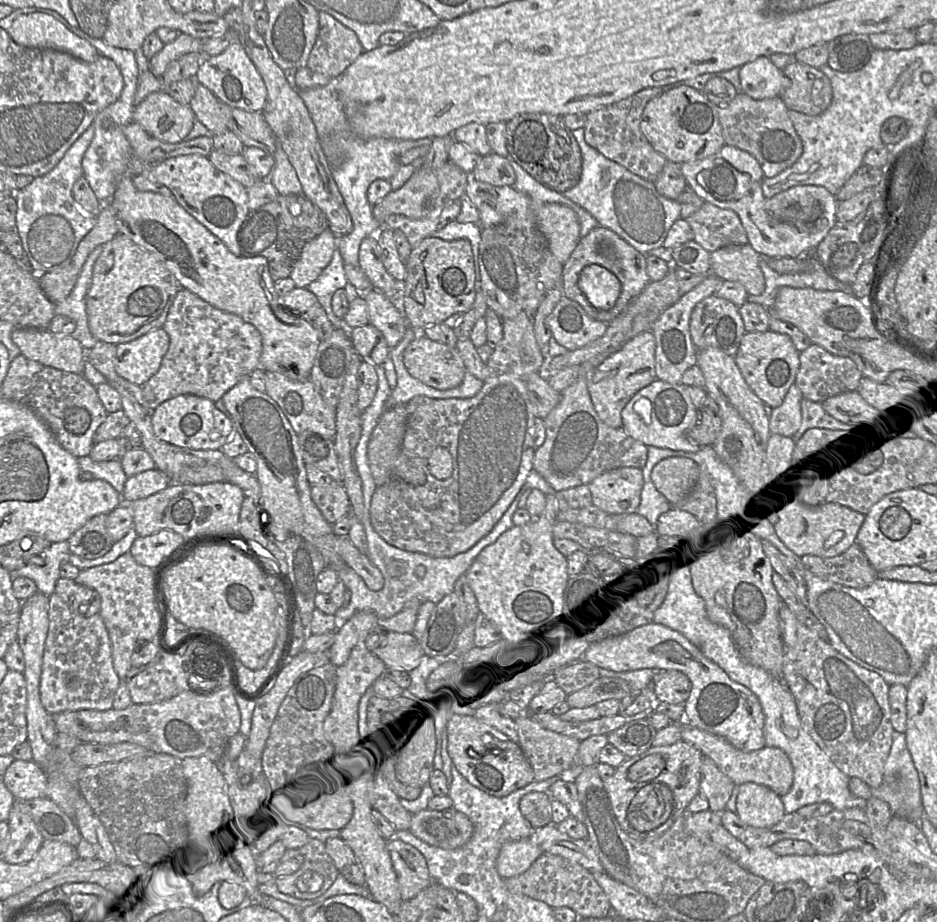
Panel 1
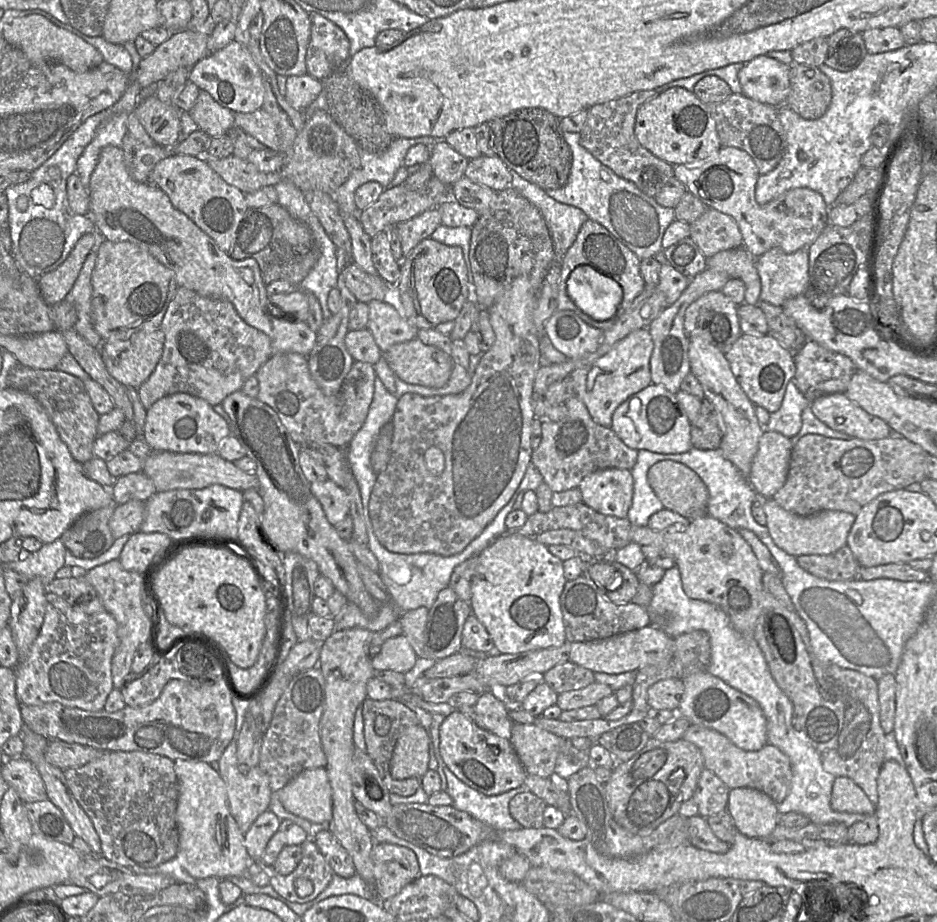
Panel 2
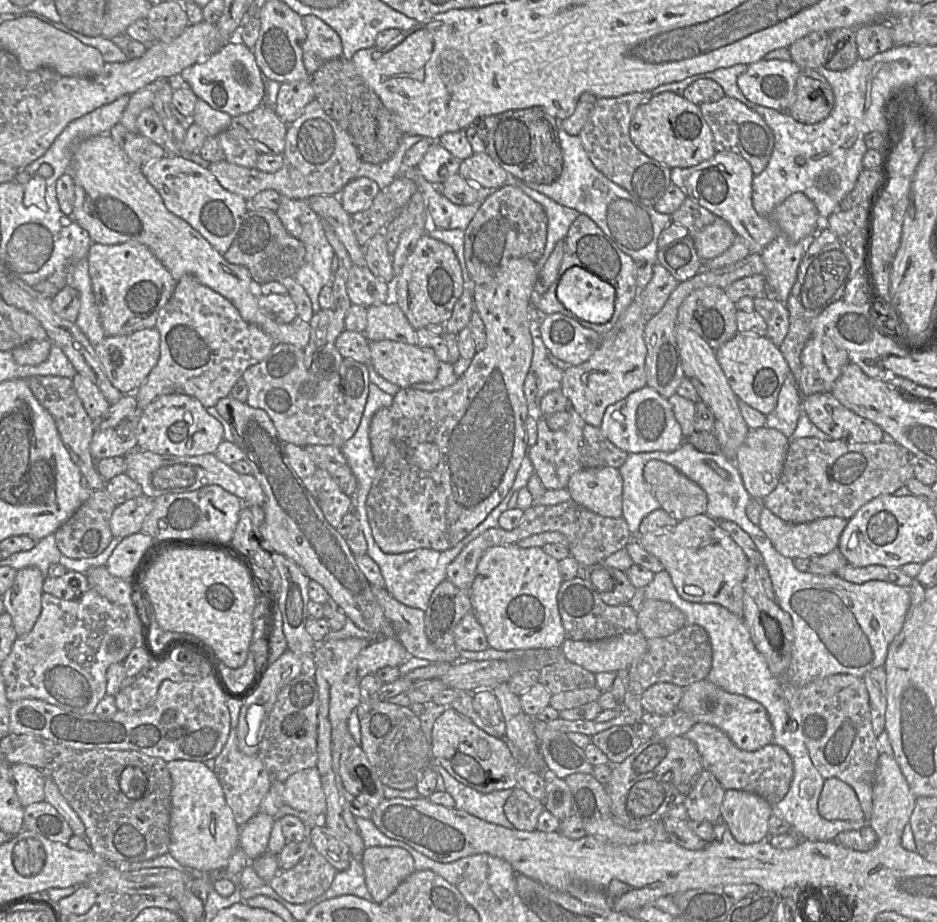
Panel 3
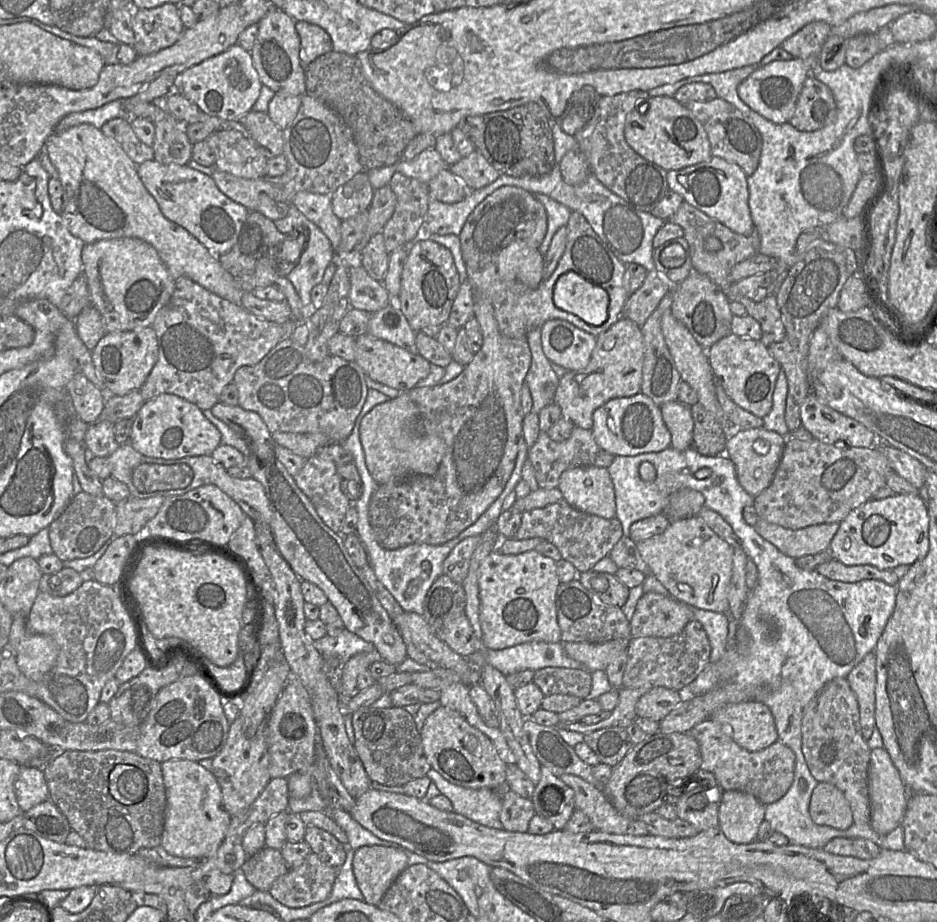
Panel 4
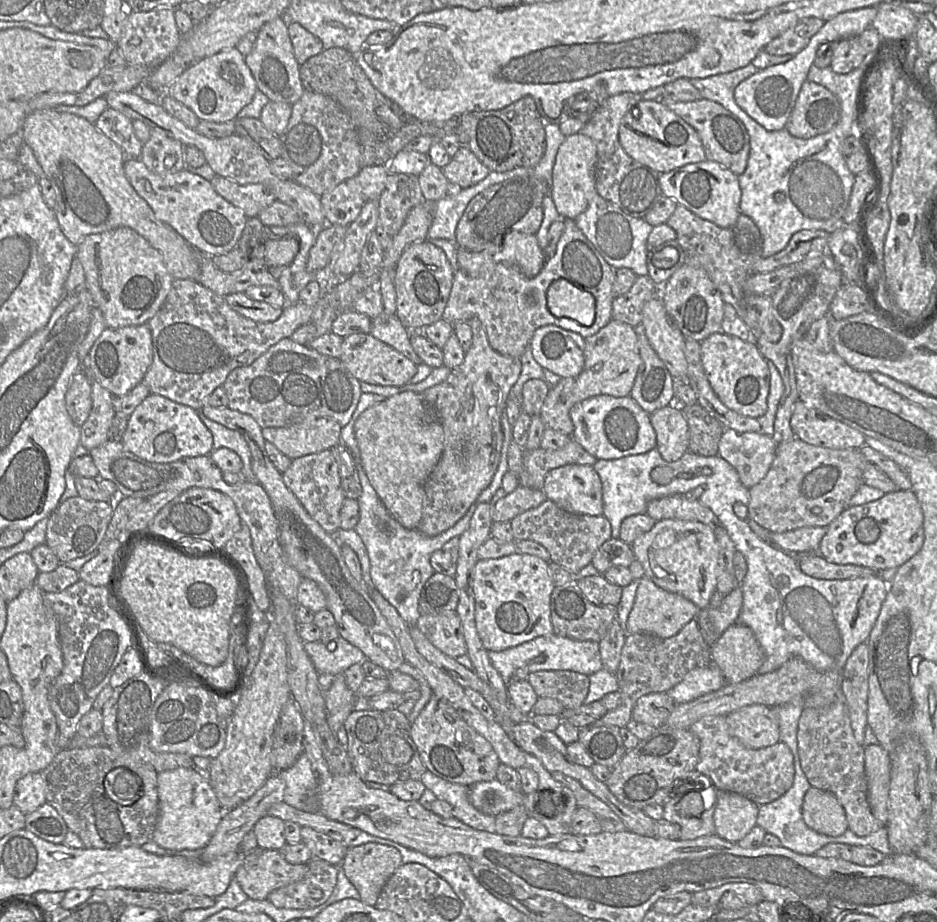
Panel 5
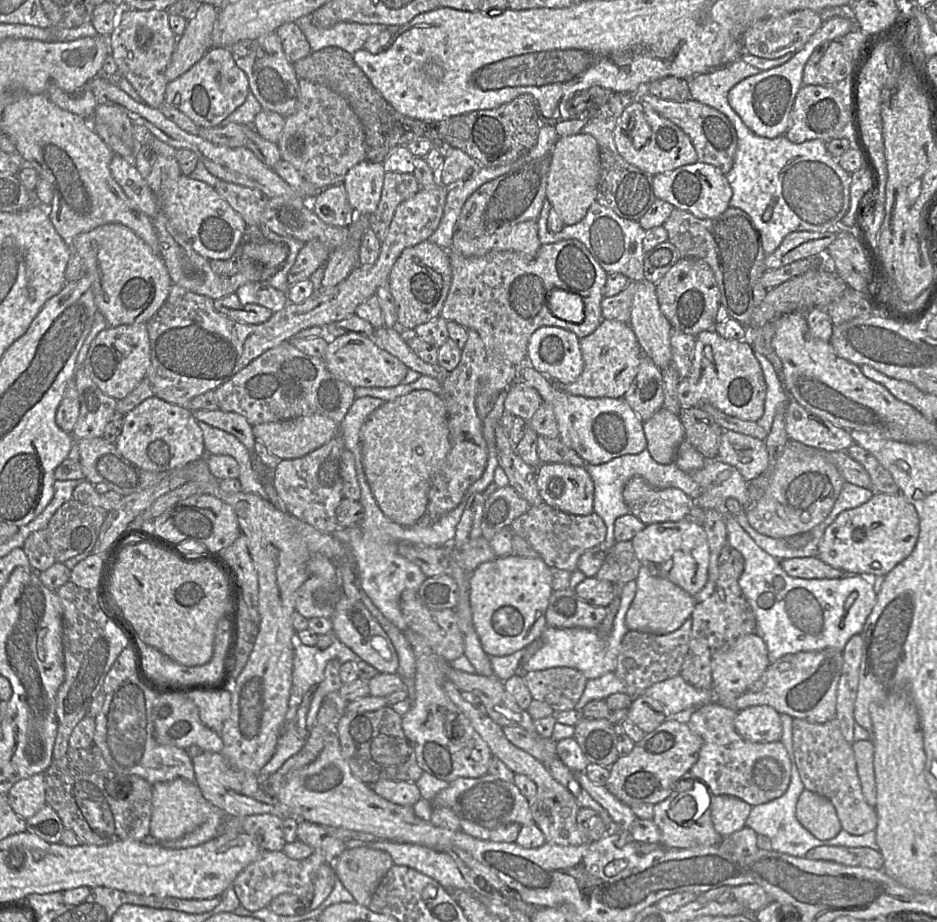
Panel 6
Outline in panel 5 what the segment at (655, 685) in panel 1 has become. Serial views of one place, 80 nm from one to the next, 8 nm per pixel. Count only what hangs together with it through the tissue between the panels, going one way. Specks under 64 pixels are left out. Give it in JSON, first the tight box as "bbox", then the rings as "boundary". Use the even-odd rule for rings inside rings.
{"bbox":[632,692,675,729],"boundary":[[[667,692],[649,693],[636,701],[632,711],[632,720],[657,729],[665,725],[675,706],[675,701]]]}

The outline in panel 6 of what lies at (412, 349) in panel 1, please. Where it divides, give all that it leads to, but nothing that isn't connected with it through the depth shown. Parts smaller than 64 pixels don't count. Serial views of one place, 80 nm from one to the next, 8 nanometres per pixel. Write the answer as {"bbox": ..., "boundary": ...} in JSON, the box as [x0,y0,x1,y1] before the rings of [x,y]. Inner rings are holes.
{"bbox":[322,333,409,389],"boundary":[[[348,333],[328,339],[328,346],[322,358],[326,368],[354,389],[359,387],[393,387],[403,383],[409,369],[399,359],[383,350],[373,338],[357,333]]]}

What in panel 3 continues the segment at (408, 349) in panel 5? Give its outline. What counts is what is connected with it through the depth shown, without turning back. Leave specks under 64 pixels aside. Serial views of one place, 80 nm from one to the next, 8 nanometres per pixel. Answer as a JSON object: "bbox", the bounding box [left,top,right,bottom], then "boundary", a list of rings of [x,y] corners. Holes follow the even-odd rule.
{"bbox":[363,299,417,345],"boundary":[[[391,299],[367,308],[367,326],[363,332],[369,341],[391,340],[417,345],[416,330],[400,307]]]}

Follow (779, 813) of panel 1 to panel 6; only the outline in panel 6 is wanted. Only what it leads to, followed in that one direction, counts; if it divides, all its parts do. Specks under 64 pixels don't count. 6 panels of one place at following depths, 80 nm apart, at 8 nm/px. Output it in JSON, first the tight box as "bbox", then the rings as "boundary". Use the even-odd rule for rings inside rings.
{"bbox":[711,795,752,837],"boundary":[[[727,795],[713,796],[711,820],[721,837],[727,837],[745,827],[752,806],[743,800]]]}

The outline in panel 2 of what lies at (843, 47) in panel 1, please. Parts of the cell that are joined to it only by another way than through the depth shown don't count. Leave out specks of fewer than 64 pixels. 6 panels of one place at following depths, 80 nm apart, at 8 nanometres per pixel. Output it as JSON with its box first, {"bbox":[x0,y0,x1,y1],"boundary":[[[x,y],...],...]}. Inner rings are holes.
{"bbox":[824,28,868,72],"boundary":[[[846,28],[827,37],[827,43],[824,64],[841,72],[856,68],[868,54],[862,33]]]}

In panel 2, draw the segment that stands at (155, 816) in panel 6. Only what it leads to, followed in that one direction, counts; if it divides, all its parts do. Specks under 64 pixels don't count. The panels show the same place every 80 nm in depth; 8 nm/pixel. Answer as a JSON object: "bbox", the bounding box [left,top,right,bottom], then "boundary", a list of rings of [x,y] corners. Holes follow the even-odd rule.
{"bbox":[174,760,252,880],"boundary":[[[174,760],[179,785],[176,823],[179,846],[175,859],[196,880],[217,877],[243,877],[252,860],[240,831],[228,807],[225,784],[209,763]]]}

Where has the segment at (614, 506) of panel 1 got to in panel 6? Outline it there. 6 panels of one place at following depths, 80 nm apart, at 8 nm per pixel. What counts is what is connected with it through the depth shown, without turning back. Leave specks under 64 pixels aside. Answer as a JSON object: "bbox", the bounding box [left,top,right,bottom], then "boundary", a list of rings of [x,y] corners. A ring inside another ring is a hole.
{"bbox":[536,464,594,515],"boundary":[[[540,464],[536,483],[543,501],[560,511],[574,515],[594,512],[594,483],[584,467]]]}

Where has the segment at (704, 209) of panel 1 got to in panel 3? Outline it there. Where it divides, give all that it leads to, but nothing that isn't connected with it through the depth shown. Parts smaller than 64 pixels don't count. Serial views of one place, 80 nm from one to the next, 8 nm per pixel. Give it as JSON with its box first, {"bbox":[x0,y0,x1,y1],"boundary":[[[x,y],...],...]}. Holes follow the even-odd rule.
{"bbox":[693,217,736,260],"boundary":[[[720,217],[700,229],[693,237],[694,246],[701,260],[713,259],[726,251],[733,243],[736,233]]]}

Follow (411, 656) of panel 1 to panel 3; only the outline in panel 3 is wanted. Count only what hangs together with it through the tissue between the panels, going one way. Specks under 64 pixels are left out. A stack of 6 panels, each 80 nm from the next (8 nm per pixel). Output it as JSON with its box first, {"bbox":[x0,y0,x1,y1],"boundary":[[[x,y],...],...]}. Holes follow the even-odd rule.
{"bbox":[358,637,411,679],"boundary":[[[397,637],[375,640],[368,647],[361,650],[358,655],[359,679],[368,674],[374,674],[376,670],[382,667],[400,667],[411,656]]]}

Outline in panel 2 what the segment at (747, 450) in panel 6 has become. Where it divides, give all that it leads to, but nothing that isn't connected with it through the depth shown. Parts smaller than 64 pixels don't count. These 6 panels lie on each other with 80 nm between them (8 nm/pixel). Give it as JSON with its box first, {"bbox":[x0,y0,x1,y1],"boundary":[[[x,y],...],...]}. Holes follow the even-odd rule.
{"bbox":[747,430,792,498],"boundary":[[[768,430],[763,432],[747,477],[756,493],[771,498],[784,485],[792,447],[790,438],[781,433]]]}

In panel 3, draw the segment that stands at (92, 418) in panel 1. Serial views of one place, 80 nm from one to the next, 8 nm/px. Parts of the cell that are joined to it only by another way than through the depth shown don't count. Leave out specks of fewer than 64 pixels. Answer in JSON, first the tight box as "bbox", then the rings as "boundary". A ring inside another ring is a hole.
{"bbox":[27,375,105,491],"boundary":[[[36,375],[27,378],[30,390],[39,403],[52,415],[60,437],[72,461],[78,466],[87,486],[93,491],[105,489],[105,481],[96,469],[90,444],[94,433],[93,419],[87,414],[71,378],[56,375]]]}

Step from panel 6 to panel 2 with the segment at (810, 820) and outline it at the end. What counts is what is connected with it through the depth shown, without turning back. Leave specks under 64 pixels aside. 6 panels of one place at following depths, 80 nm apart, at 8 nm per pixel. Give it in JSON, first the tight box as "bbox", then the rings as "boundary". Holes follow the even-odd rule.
{"bbox":[830,777,875,814],"boundary":[[[837,777],[833,783],[830,806],[833,811],[850,814],[873,814],[875,806],[851,779]]]}

